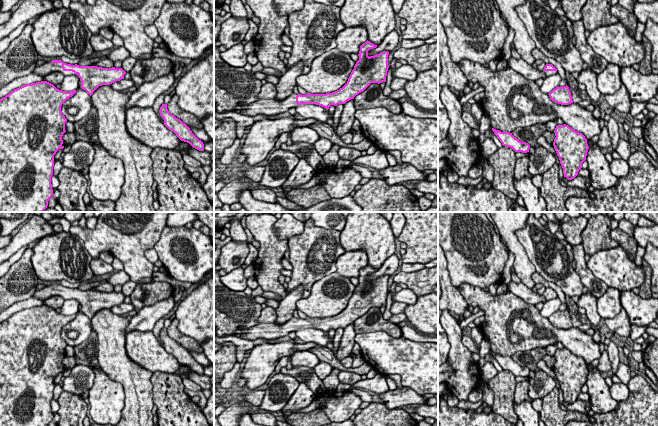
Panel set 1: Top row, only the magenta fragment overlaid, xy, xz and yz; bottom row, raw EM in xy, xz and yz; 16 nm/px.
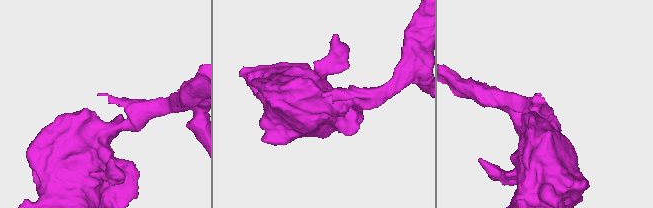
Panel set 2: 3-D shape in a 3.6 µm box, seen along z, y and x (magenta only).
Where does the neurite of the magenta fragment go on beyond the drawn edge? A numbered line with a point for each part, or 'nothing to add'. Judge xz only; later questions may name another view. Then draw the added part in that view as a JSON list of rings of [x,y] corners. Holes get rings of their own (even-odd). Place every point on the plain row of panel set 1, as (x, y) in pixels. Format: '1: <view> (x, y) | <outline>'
1: xz (261, 330) | [[[291,318],[284,324],[277,323],[258,323],[251,328],[241,329],[241,332],[235,333],[241,338],[246,340],[263,339],[276,339],[288,335],[290,332],[297,329],[296,320],[298,318]]]

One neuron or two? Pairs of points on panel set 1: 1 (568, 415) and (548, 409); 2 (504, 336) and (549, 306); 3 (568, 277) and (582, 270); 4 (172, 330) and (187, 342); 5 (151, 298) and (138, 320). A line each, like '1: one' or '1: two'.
1: one
2: two
3: two
4: one
5: two

